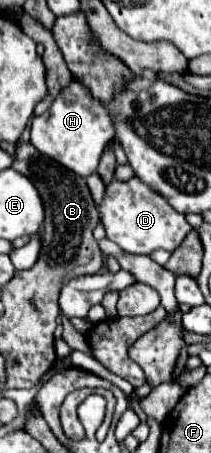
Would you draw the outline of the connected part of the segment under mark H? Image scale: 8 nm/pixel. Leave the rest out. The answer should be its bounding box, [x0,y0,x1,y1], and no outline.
[31,81,115,177]

